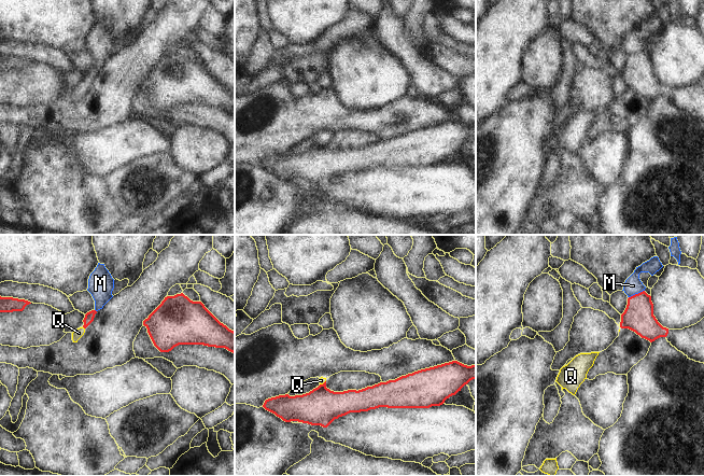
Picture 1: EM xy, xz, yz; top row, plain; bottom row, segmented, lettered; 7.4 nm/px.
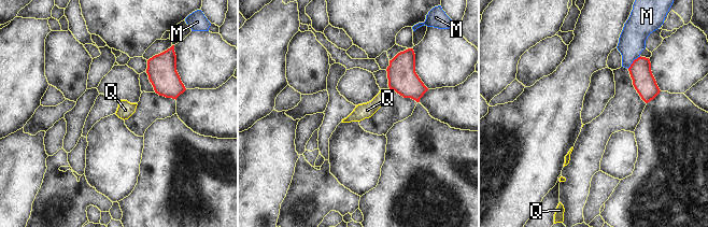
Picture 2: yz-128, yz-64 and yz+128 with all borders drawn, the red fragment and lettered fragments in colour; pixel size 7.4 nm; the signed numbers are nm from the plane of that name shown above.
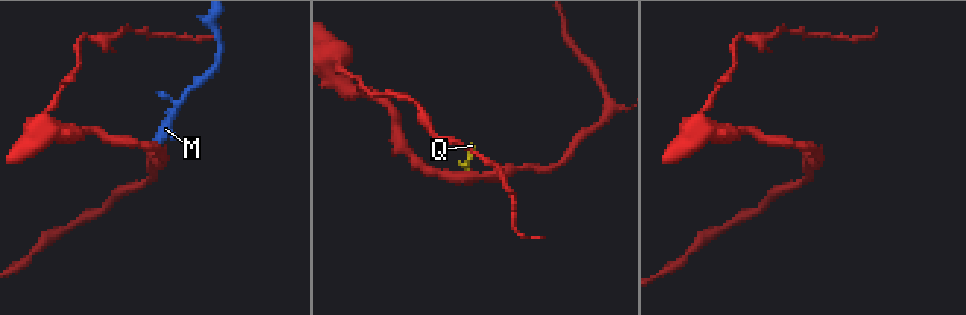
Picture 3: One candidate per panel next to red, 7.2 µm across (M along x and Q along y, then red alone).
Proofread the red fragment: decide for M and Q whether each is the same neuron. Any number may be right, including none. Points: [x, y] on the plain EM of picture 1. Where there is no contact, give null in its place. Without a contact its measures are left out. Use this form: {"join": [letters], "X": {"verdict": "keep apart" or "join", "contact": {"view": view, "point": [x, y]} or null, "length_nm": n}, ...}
{"join": [], "M": {"verdict": "keep apart", "contact": {"view": "yz", "point": [636, 53]}, "length_nm": 130}, "Q": {"verdict": "keep apart", "contact": {"view": "xz", "point": [323, 142]}, "length_nm": 60}}

